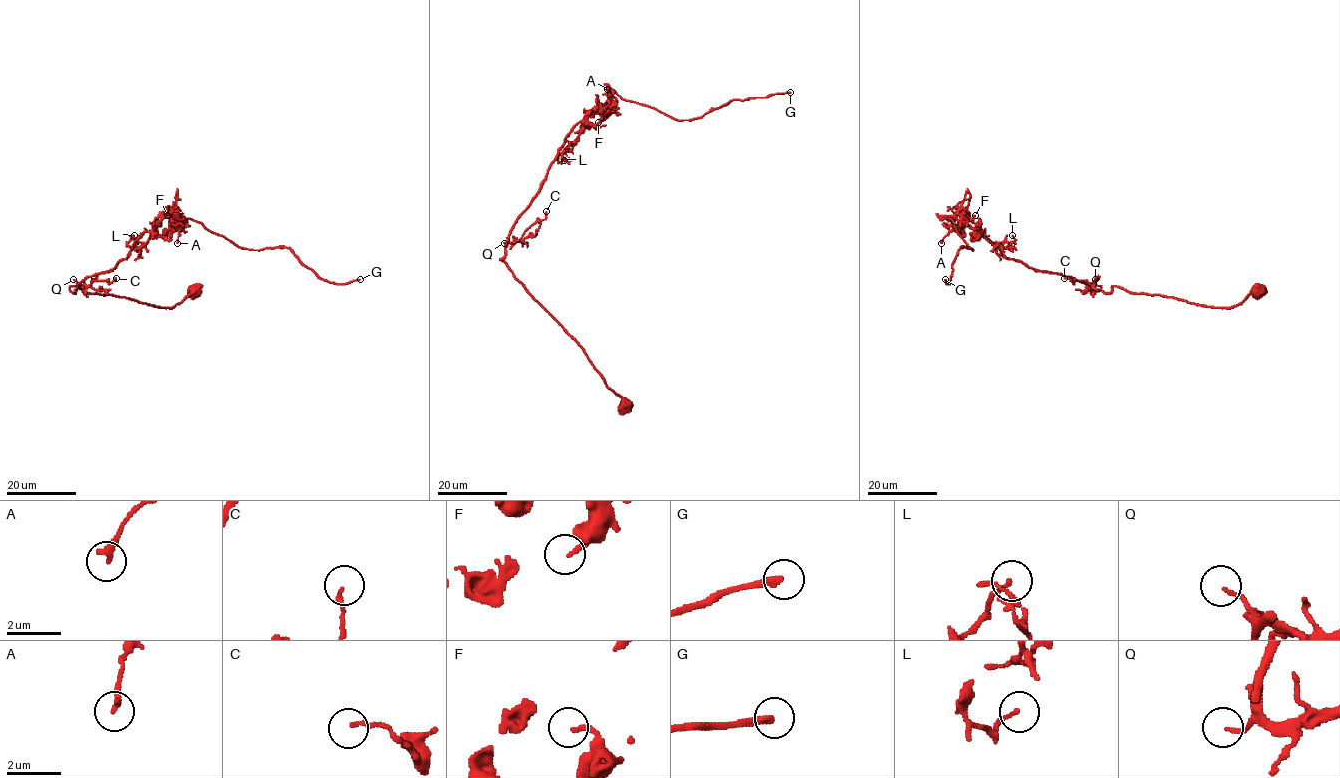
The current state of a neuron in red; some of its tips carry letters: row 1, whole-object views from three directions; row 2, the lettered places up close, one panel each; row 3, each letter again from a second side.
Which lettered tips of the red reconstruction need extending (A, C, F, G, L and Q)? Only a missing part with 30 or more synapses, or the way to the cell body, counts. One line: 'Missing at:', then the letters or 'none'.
Missing at: G

